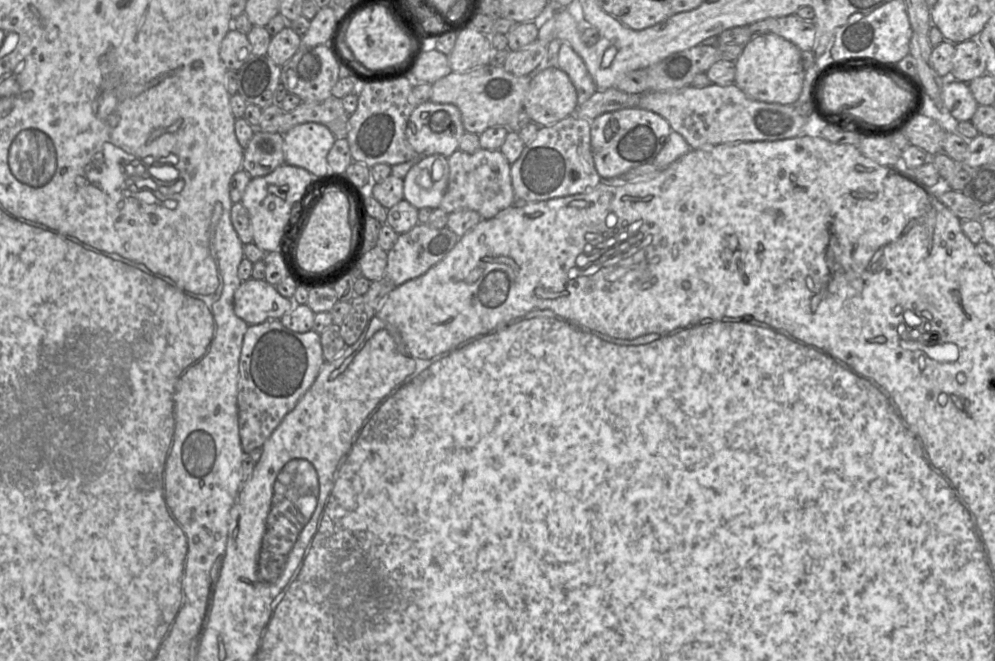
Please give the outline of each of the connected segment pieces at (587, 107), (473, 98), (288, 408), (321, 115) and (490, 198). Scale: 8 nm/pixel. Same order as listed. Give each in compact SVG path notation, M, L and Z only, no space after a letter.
M616 87L596 91L587 101L578 105L574 114L591 121L606 112L637 107L640 96L624 93Z
M490 64L466 72L451 71L432 84L429 101L456 106L465 132L480 135L490 127L507 126L513 116L523 111L530 79L531 76L517 76Z
M277 319L249 325L243 337L237 385L239 436L244 453L262 448L312 386L324 363L318 333L291 331Z
M333 96L321 102L301 102L295 109L284 112L278 133L284 135L294 126L307 122L325 125L336 139L345 139L349 132L349 115L341 99Z
M479 148L472 154L456 150L447 158L447 161L449 166L448 185L439 206L447 214L472 210L477 212L482 219L490 219L516 203L511 182L511 164L500 150Z

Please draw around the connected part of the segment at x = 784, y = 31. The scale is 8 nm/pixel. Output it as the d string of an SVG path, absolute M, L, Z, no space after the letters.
M796 15L769 18L769 32L796 45L805 55L811 52L816 27L813 21L804 21Z

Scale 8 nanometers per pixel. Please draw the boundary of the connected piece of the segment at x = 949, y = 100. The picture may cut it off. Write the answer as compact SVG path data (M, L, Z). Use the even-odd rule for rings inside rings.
M946 79L942 90L942 104L958 122L972 121L979 106L968 83Z

